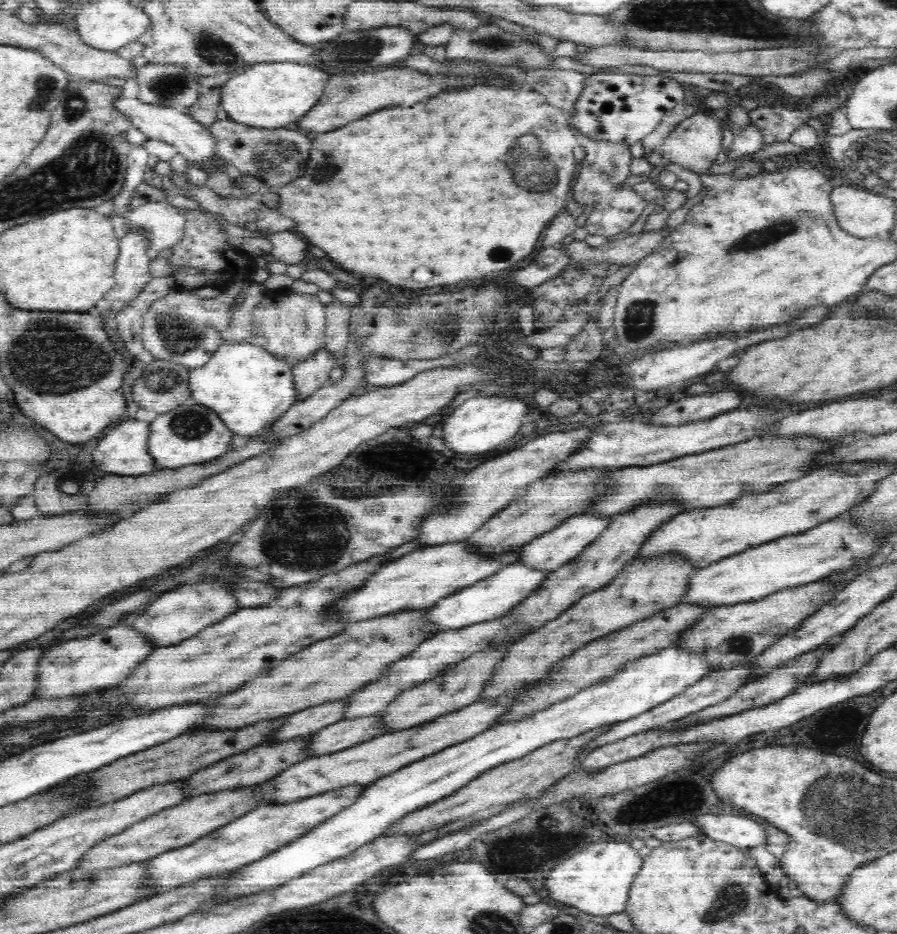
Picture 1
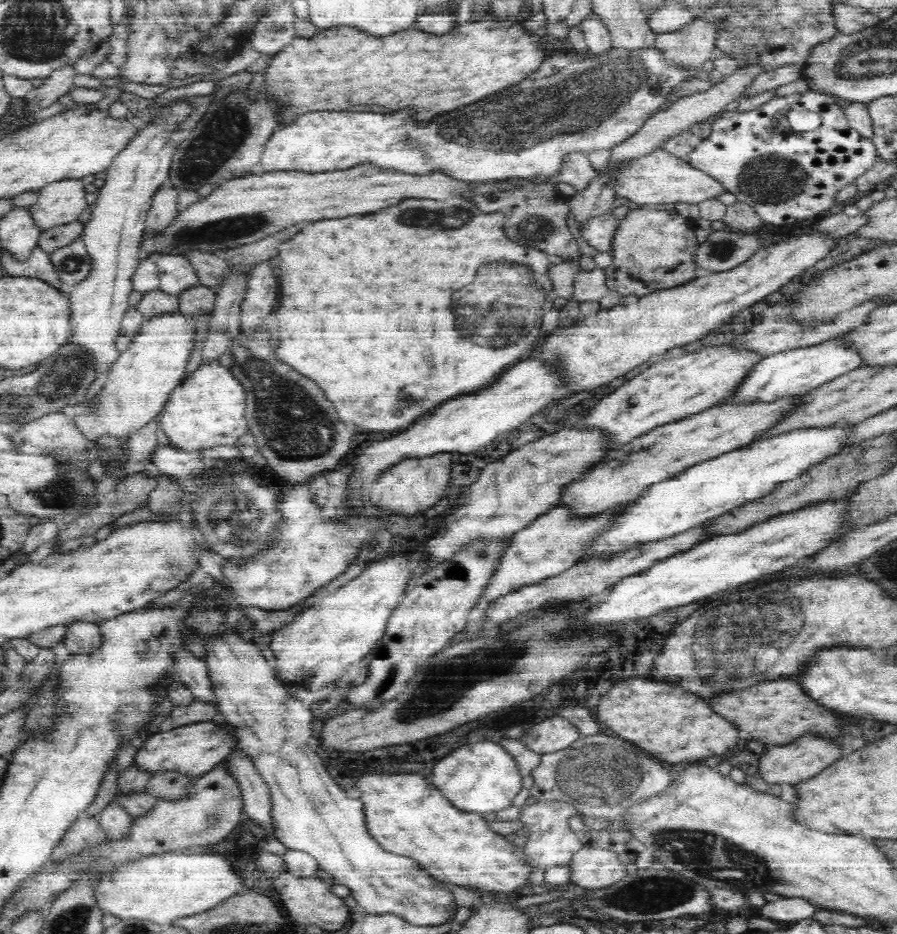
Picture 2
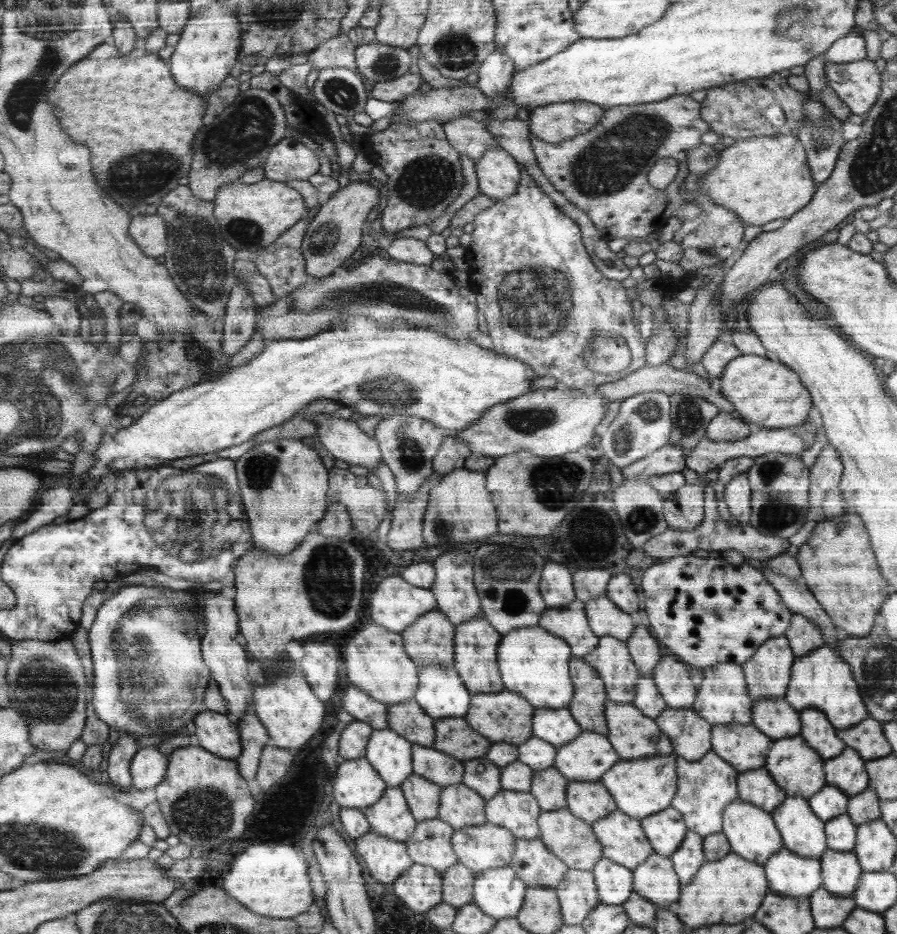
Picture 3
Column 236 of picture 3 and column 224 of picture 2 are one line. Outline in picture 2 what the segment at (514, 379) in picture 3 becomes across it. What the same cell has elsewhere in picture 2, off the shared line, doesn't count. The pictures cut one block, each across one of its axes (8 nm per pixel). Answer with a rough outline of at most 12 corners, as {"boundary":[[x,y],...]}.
{"boundary":[[218,359],[169,394],[160,426],[184,450],[236,445],[246,391]]}

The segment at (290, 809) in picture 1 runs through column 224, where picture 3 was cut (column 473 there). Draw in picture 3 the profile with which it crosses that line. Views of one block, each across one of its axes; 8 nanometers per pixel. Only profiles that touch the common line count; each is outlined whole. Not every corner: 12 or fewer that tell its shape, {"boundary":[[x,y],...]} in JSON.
{"boundary":[[487,823],[454,829],[459,863],[480,874],[510,865],[511,830]]}

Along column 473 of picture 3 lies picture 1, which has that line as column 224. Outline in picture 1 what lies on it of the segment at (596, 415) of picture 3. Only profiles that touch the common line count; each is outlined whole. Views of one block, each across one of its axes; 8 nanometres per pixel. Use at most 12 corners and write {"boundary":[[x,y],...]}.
{"boundary":[[188,398],[149,424],[164,469],[213,461],[234,434]]}

